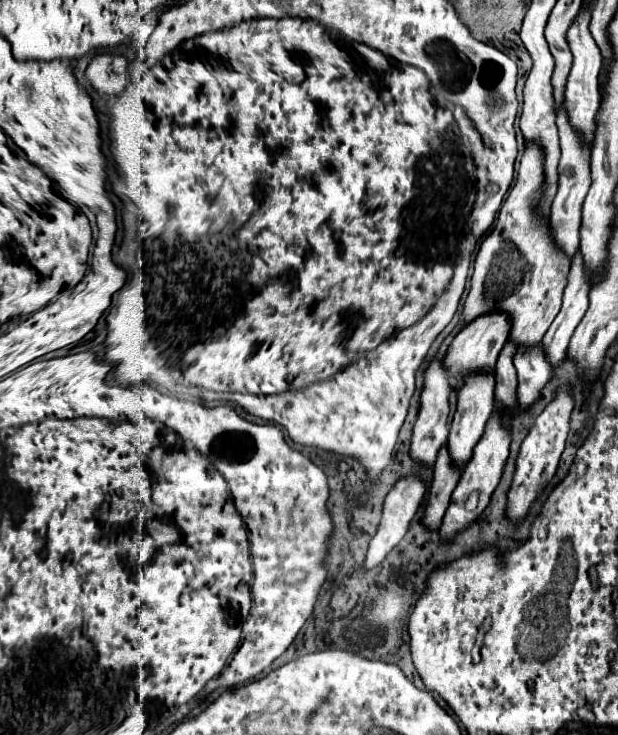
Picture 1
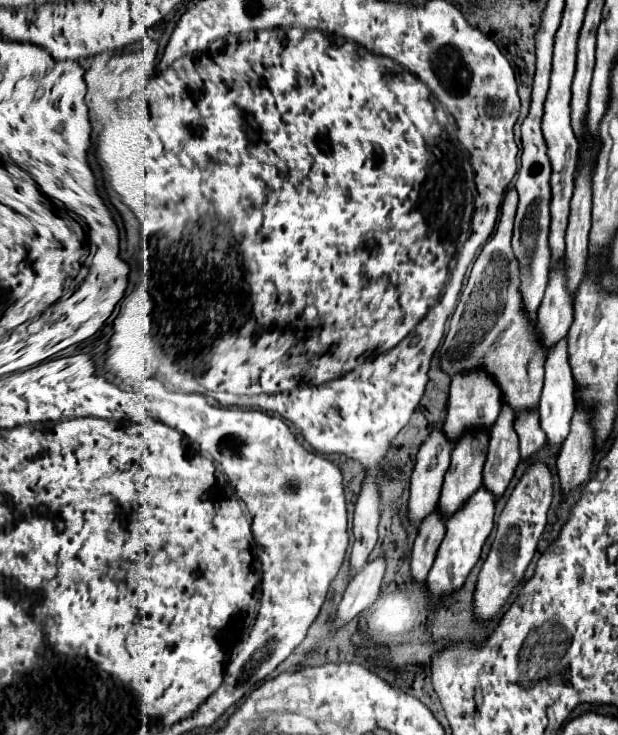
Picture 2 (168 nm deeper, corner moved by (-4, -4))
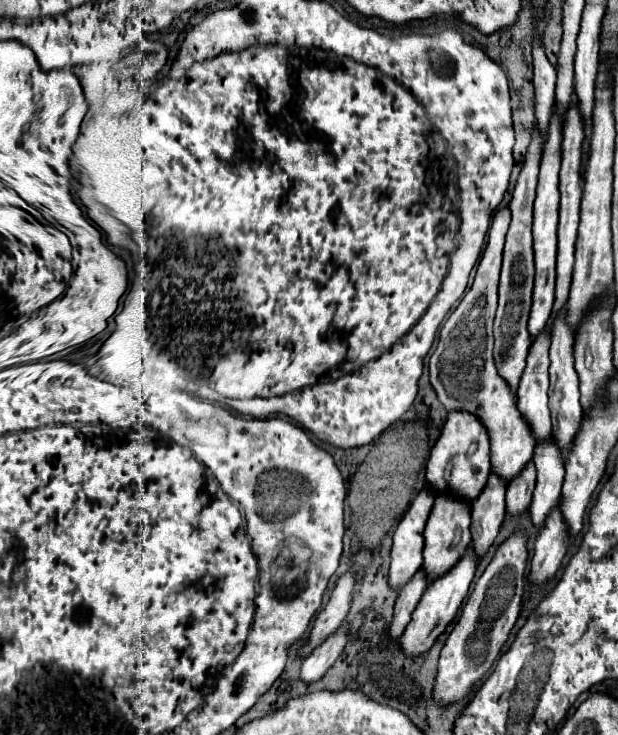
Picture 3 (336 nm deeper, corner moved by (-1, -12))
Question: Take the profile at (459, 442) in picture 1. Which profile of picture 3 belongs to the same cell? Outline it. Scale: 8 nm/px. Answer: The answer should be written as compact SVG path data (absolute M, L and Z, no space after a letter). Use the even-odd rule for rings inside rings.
M440 494L432 506L432 512L428 516L426 528L424 528L424 562L422 570L426 574L428 582L438 580L438 576L444 576L454 568L454 564L464 556L470 544L470 506L462 500L454 500L446 494Z

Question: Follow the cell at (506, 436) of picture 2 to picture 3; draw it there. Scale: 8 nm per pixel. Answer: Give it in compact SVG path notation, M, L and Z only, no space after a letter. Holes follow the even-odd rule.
M490 476L486 488L480 498L472 504L472 544L470 548L476 552L476 558L484 558L488 548L494 544L500 526L504 522L504 494L506 486L502 486L498 476Z

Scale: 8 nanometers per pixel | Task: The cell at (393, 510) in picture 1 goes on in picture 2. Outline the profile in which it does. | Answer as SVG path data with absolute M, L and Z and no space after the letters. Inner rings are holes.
M381 554L379 558L367 562L363 566L363 572L357 572L353 576L353 580L349 582L349 586L343 594L343 600L339 604L335 628L345 626L361 610L369 608L377 600L381 582L383 582L383 574L385 574L385 566L387 566L387 558L385 558L385 554Z

